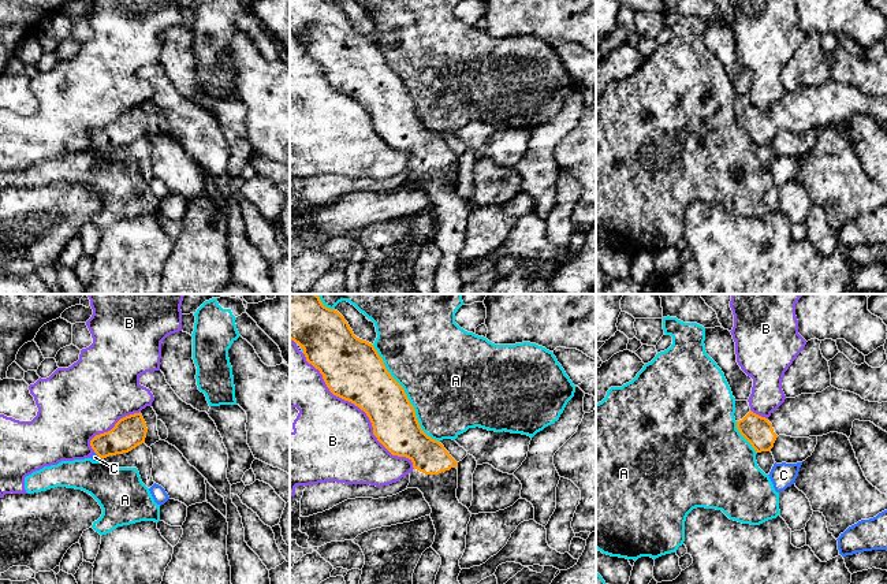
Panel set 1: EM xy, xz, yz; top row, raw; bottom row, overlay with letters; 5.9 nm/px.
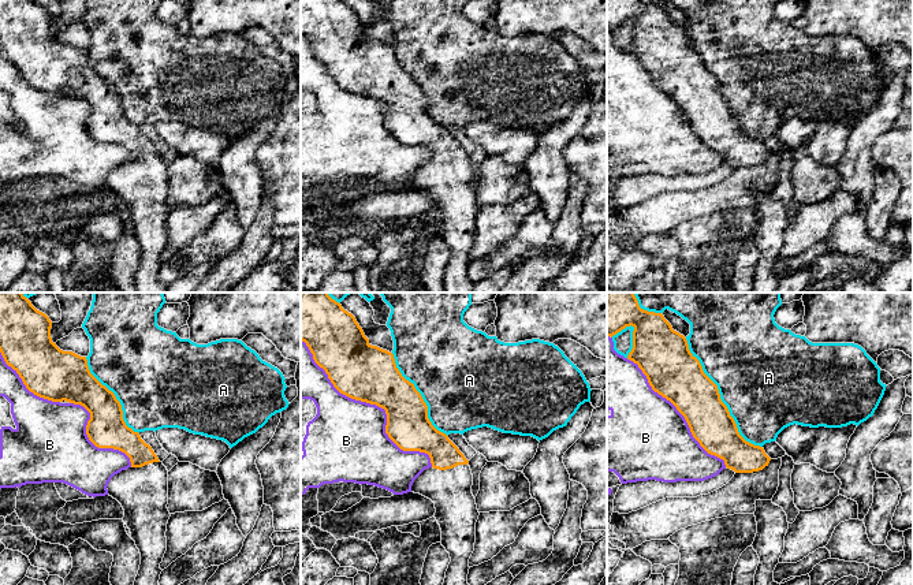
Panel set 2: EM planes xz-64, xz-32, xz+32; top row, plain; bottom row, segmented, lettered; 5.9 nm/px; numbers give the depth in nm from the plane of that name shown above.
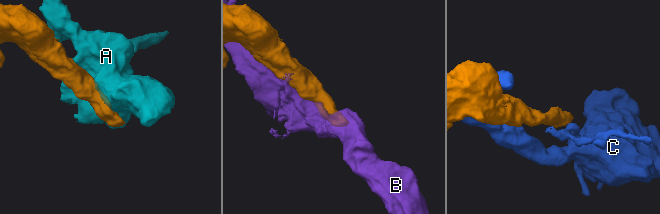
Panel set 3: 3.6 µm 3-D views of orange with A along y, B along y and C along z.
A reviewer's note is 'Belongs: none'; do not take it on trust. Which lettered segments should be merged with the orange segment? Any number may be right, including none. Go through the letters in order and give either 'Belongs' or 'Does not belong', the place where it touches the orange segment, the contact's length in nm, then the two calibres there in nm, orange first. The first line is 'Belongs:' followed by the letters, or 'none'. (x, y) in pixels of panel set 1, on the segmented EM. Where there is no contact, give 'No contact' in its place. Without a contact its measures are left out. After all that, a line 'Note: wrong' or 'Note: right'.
Belongs: none
A: Does not belong. Touches orange at xz (406, 395). Shared border 700 nm. Thickness 280 nm (orange) against 500 nm
B: Does not belong. Touches orange at xz (361, 409). Shared border 950 nm. Thickness 360 nm (orange) against 480 nm
C: Does not belong. Touches orange at xy (99, 456). Shared border 70 nm. Thickness 190 nm (orange) against 50 nm
Note: right

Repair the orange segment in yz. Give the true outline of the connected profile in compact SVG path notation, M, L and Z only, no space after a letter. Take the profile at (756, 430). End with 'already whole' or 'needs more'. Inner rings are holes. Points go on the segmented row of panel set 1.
M830 386L821 393L786 398L768 419L750 410L737 421L737 429L761 453L771 451L779 435L809 438L838 432L850 438L854 420L871 421L887 432L887 402L869 402Z; needs more

